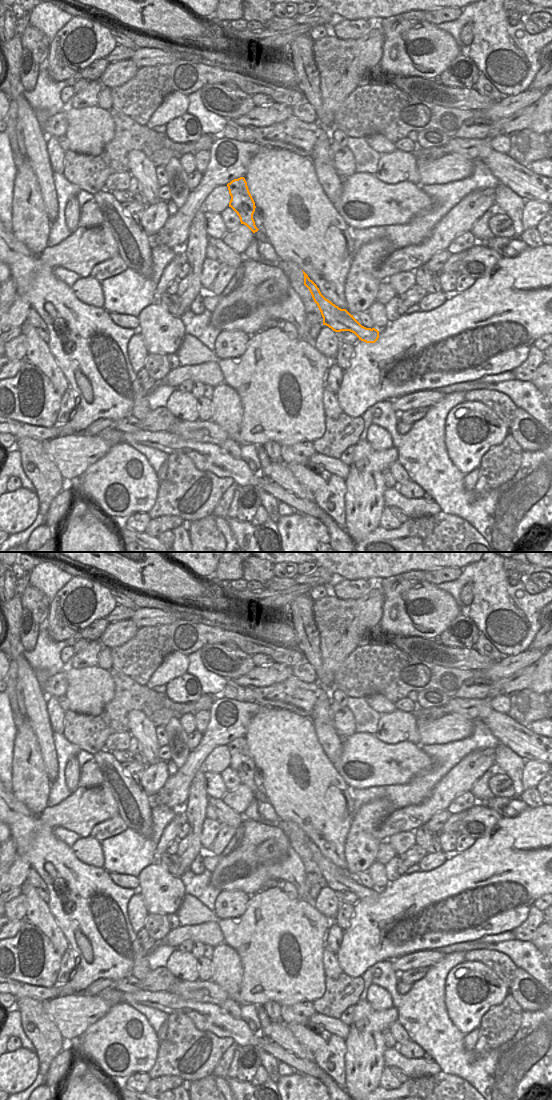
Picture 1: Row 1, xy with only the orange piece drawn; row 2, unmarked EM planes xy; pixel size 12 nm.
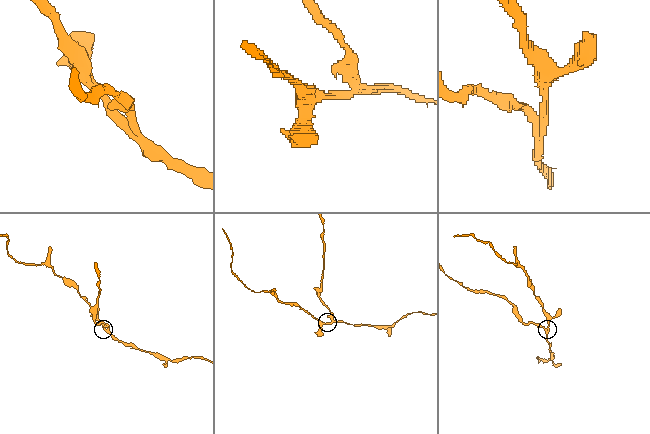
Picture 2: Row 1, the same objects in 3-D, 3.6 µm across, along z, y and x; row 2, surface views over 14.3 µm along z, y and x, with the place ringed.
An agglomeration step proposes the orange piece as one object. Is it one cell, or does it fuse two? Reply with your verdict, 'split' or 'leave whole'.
split

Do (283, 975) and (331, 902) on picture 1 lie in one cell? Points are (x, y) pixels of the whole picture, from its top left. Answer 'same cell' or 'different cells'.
different cells

